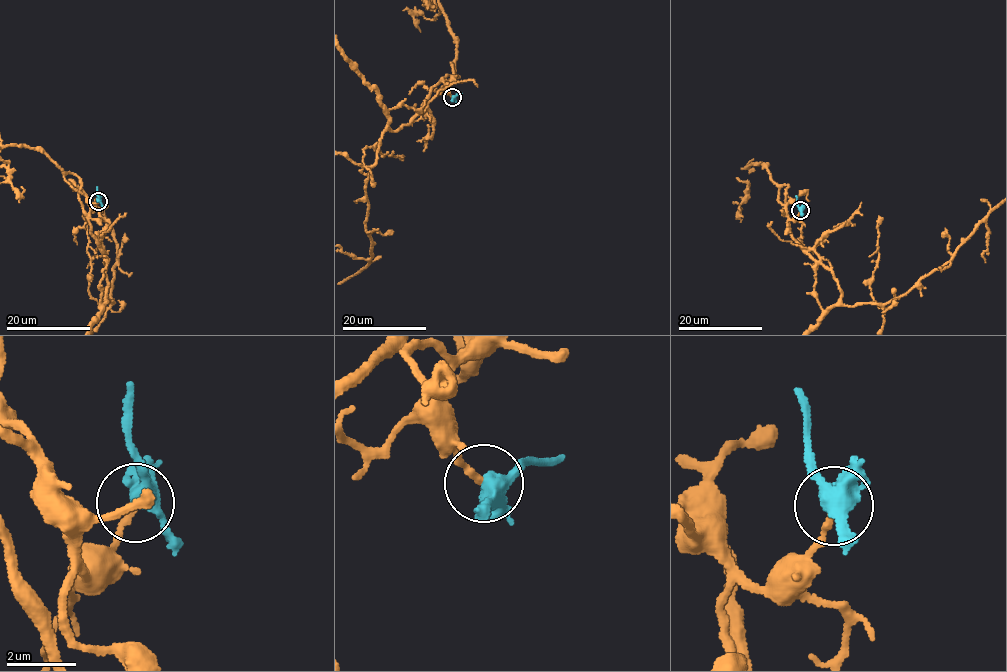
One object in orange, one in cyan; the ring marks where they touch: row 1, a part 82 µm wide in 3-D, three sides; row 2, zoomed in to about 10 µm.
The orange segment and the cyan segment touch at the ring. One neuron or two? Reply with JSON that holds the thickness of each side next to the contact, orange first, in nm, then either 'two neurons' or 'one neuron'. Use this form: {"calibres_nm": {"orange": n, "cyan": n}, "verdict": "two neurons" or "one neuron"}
{"calibres_nm": {"orange": 190, "cyan": 420}, "verdict": "two neurons"}

